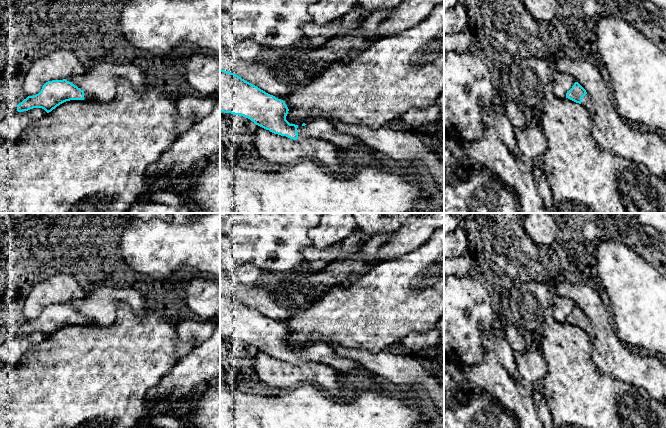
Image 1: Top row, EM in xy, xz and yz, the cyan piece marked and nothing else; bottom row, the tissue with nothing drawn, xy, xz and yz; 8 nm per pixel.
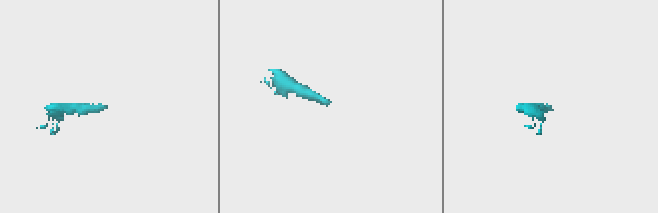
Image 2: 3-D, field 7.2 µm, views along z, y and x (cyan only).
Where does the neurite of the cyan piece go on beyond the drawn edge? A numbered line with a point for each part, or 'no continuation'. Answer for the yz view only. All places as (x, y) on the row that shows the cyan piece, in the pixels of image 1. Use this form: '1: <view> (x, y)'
1: yz (586, 102)

